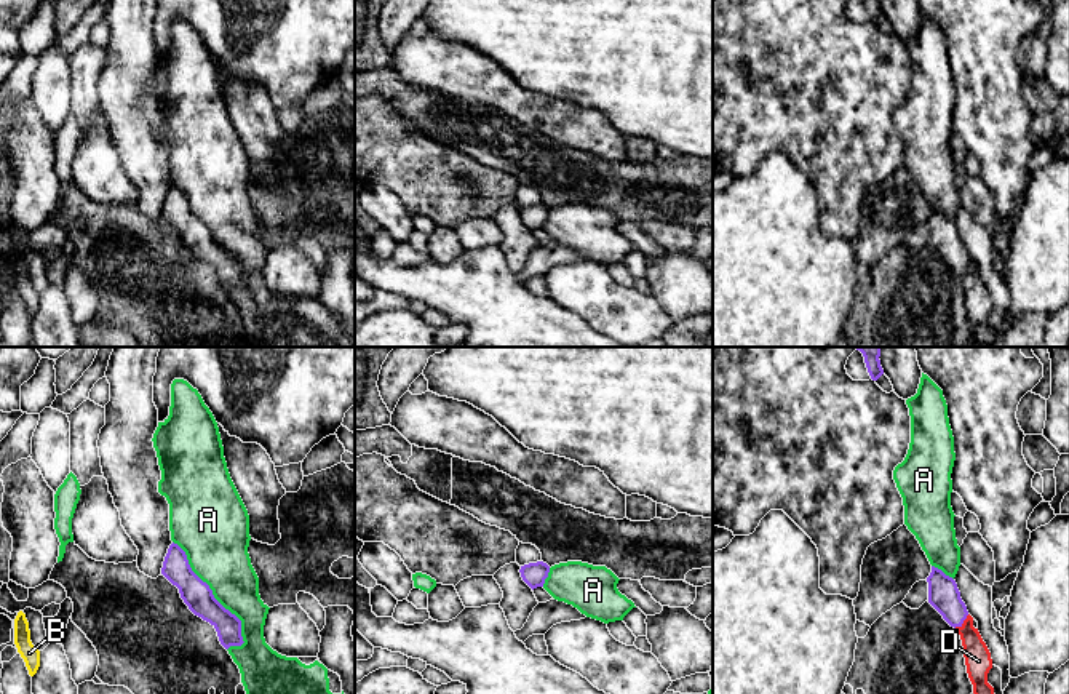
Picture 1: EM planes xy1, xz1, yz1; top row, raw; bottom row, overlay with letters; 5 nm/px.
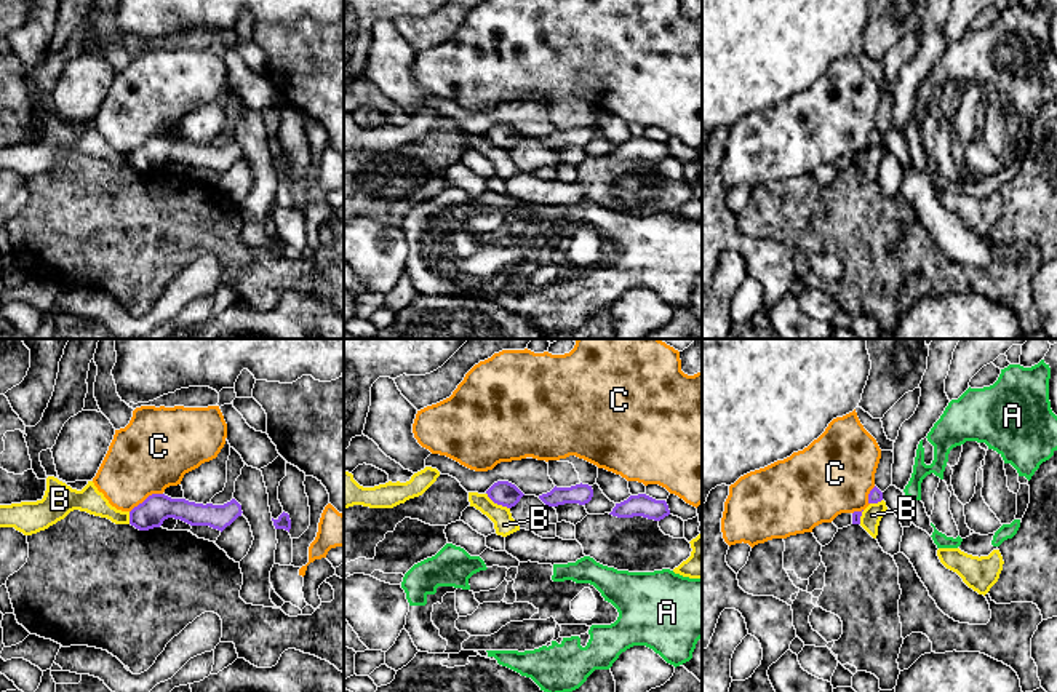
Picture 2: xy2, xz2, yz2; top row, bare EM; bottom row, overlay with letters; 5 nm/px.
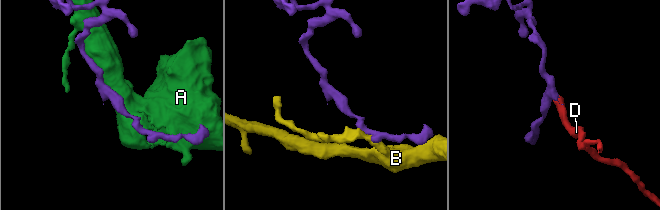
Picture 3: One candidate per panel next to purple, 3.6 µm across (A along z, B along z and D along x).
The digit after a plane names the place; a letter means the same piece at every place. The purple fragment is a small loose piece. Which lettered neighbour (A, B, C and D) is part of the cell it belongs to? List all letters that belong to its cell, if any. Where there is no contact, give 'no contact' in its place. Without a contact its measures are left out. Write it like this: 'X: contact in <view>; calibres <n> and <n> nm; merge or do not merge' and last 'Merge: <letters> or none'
A: contact in xy1; calibres 150 and 320 nm; do not merge
B: contact in xz2; calibres 130 and 110 nm; do not merge
C: contact in xy2; calibres 150 and 380 nm; do not merge
D: contact in yz1; calibres 160 and 130 nm; merge
Merge: D

